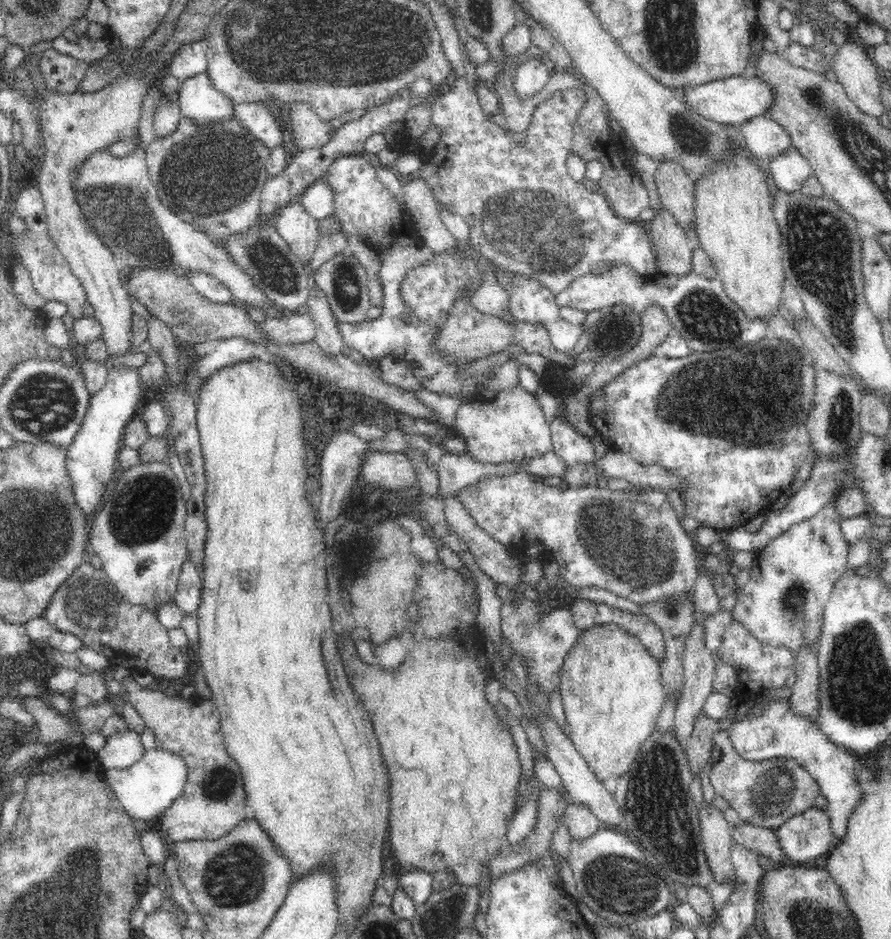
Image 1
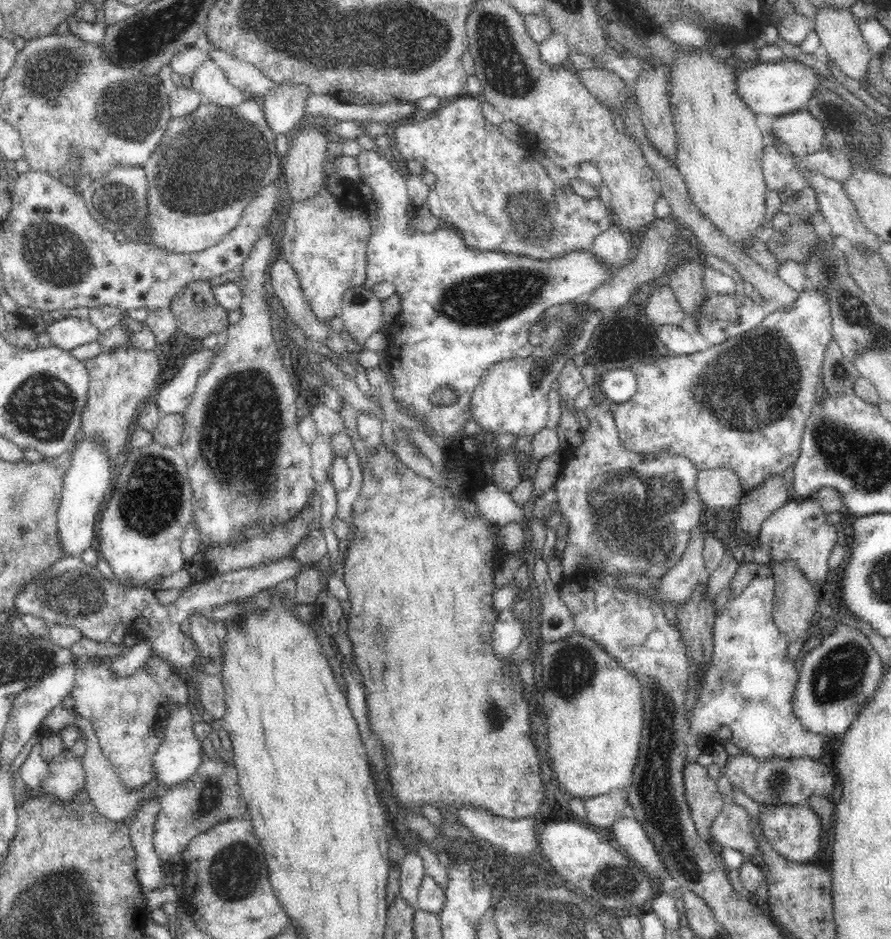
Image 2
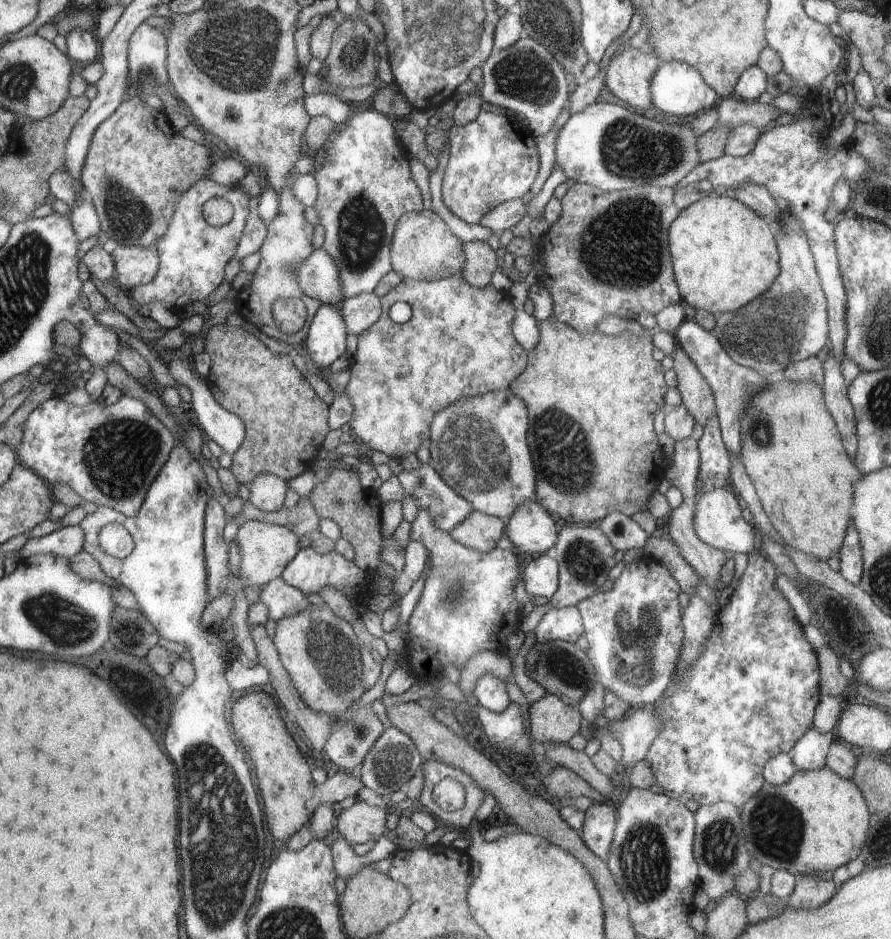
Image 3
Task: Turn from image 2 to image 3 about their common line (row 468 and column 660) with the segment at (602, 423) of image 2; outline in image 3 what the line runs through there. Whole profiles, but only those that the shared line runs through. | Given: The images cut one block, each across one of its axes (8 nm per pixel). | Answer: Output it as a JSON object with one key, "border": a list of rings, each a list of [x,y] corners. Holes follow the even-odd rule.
{"border":[[[643,556],[631,564],[626,564],[622,574],[614,580],[612,589],[608,592],[597,592],[592,597],[582,600],[578,605],[578,611],[583,618],[584,636],[588,639],[587,654],[594,665],[598,682],[620,698],[629,701],[633,709],[648,707],[656,704],[668,684],[675,679],[678,671],[682,649],[684,648],[683,616],[680,614],[680,602],[678,602],[680,586],[668,572],[666,566],[658,563],[650,557]]]}

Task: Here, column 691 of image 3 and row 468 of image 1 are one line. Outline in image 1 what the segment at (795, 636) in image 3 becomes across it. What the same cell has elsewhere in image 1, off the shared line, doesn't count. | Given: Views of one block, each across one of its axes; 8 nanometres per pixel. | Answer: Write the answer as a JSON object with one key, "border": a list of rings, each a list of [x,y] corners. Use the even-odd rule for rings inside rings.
{"border":[[[762,338],[754,344],[742,345],[740,348],[728,348],[728,350],[712,350],[712,352],[691,351],[683,357],[659,357],[652,355],[640,359],[622,372],[618,373],[614,380],[608,381],[602,388],[598,388],[588,402],[589,422],[594,426],[596,433],[600,434],[604,441],[608,441],[610,448],[627,453],[636,463],[642,465],[656,465],[674,473],[678,477],[686,477],[689,486],[682,493],[684,499],[685,514],[695,518],[704,527],[710,527],[725,531],[744,526],[755,514],[772,508],[777,499],[786,493],[795,480],[796,473],[802,469],[812,455],[811,436],[807,429],[810,412],[814,407],[815,380],[817,372],[805,357],[790,343],[783,339]]]}

